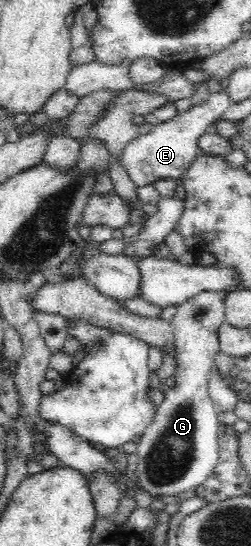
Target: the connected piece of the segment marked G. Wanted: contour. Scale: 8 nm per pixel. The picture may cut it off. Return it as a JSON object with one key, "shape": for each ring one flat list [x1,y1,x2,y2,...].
{"shape":[[202,291,177,306,176,314,171,319,172,337,175,346,176,368,174,385,164,392,164,400,157,406,155,419,142,433,136,447,138,463,134,473,137,483,153,499,166,495,179,495,184,491,196,488,214,473,219,453,219,417,218,410,210,399,208,383,209,373,214,368,215,356,221,352,218,338,219,328,226,321,223,292]]}

